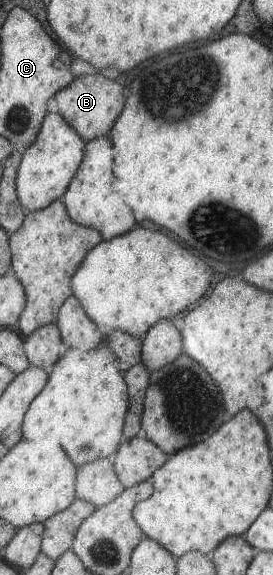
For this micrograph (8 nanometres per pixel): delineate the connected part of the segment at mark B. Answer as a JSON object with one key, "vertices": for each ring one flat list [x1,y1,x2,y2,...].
{"vertices":[[102,74,79,75,52,98,62,119,85,141,105,136,120,115,125,104,122,86]]}

